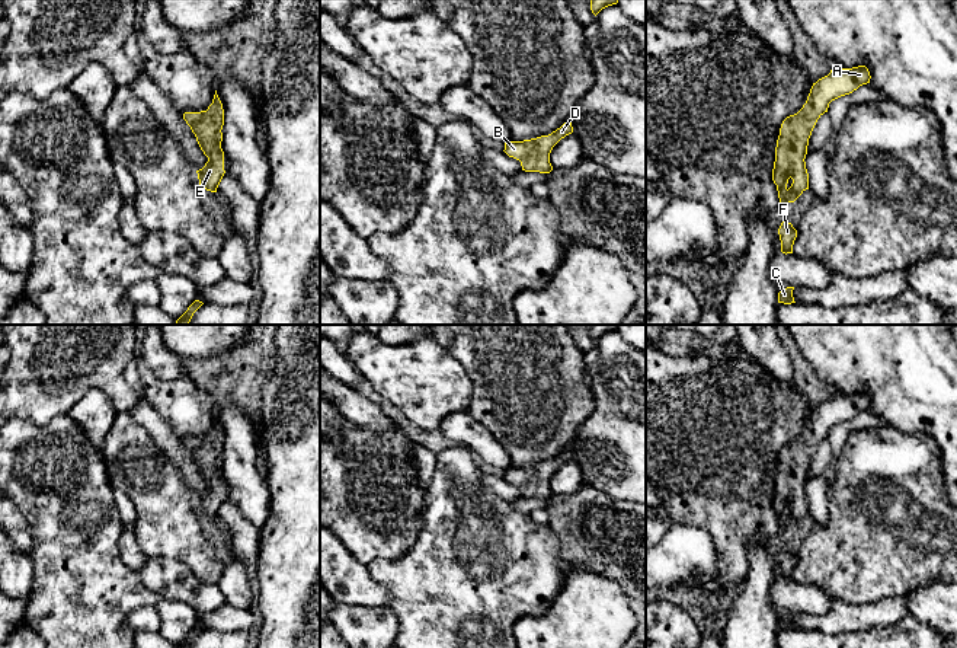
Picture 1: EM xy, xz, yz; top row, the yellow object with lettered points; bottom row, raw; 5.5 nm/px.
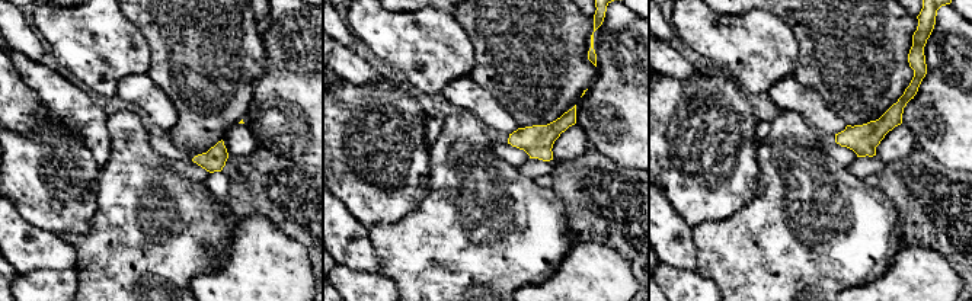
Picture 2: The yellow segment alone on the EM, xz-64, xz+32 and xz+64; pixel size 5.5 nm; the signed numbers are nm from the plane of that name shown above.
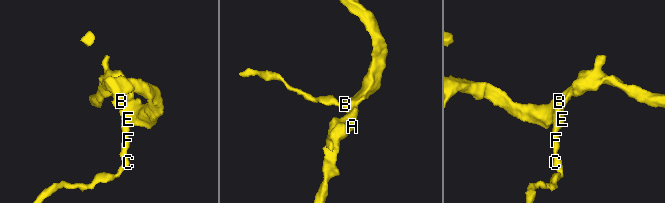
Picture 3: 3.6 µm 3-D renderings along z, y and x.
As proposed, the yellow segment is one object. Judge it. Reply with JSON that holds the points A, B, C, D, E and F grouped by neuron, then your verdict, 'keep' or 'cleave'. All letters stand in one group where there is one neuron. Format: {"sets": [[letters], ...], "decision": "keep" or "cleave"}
{"sets": [["A", "B", "C", "D", "E", "F"]], "decision": "keep"}

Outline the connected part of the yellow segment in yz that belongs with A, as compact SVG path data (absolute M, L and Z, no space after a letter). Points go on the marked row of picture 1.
M835 66L828 76L813 83L803 108L782 121L772 169L772 181L777 185L780 198L778 211L809 189L804 159L817 119L828 112L832 100L852 93L860 86L870 83L870 79L865 66L852 68Z

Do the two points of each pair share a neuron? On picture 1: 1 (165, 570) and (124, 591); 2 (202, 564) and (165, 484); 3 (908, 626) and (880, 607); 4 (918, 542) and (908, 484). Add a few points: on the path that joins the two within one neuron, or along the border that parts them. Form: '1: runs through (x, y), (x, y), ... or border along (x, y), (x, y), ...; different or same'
1: border along (137, 573), (140, 580), (162, 597); different
2: runs through (188, 543), (166, 522), (165, 504); same
3: border along (908, 613), (895, 622), (873, 625), (866, 629); different
4: runs through (908, 527), (908, 498); same

